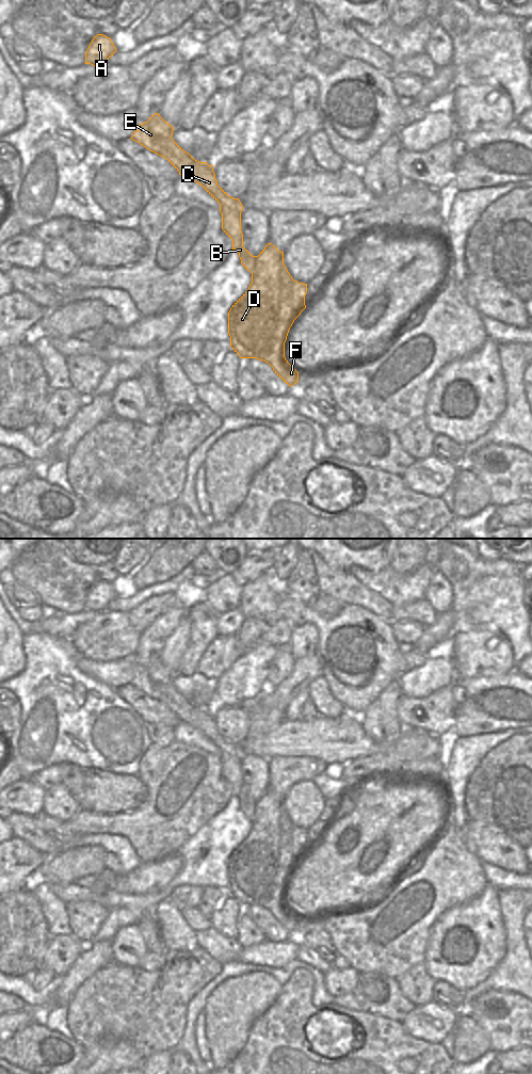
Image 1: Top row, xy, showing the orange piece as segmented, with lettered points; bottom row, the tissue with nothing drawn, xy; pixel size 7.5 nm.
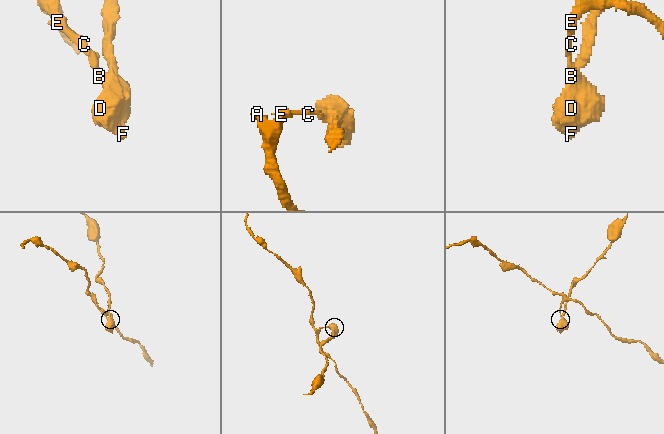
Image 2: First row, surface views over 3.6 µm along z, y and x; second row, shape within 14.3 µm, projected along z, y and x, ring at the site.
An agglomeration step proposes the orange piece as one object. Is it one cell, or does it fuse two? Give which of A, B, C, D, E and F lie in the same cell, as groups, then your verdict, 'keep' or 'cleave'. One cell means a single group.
A B C E / D F | cleave

